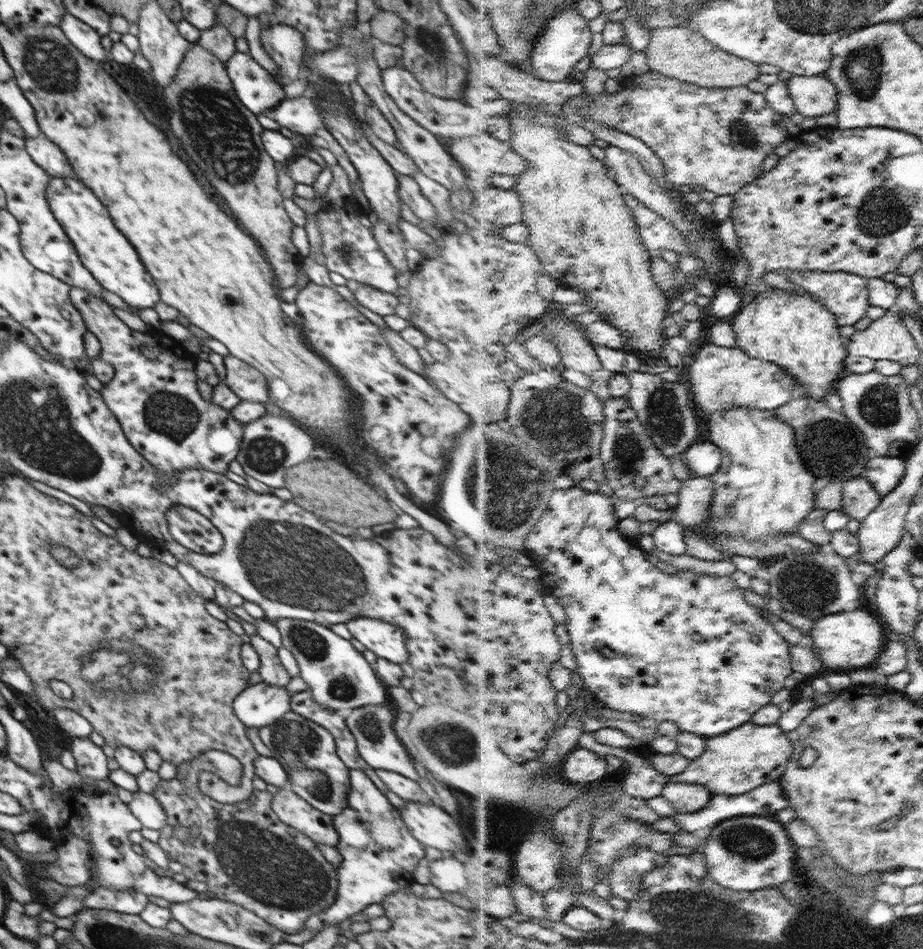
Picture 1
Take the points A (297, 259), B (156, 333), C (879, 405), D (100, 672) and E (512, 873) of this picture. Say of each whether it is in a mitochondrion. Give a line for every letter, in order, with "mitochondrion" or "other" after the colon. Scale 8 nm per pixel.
A: other
B: other
C: mitochondrion
D: mitochondrion
E: other

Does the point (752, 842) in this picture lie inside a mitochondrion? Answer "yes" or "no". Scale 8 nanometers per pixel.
yes

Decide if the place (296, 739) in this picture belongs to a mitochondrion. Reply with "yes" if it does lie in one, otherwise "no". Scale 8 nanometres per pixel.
yes

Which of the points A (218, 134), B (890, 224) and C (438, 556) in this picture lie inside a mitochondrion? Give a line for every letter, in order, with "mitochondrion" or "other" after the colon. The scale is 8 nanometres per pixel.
A: mitochondrion
B: mitochondrion
C: other

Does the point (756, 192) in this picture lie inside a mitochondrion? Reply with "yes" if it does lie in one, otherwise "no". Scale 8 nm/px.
no

